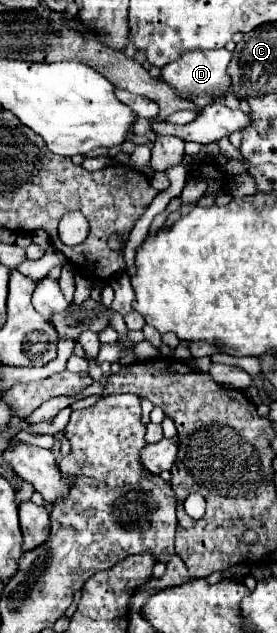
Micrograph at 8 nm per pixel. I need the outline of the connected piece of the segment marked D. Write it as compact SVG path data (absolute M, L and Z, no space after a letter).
M225 48L219 50L193 50L185 52L179 60L161 68L161 78L171 84L177 92L189 94L198 106L205 107L215 100L223 98L223 92L229 88L229 72L227 66L231 62L231 52Z

